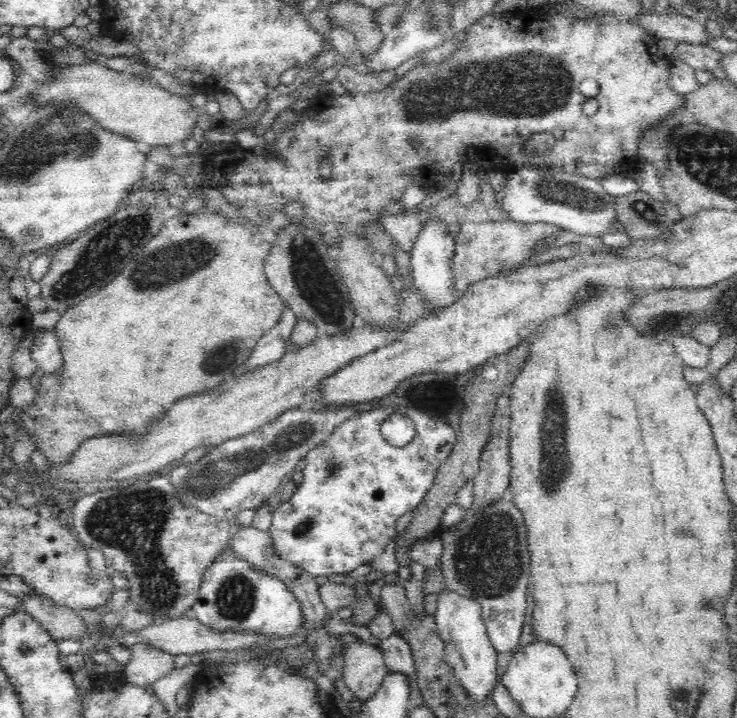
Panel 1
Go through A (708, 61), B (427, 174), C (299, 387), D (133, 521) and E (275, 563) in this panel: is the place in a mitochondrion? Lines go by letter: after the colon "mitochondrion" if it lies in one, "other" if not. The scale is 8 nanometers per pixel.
A: other
B: other
C: other
D: mitochondrion
E: other

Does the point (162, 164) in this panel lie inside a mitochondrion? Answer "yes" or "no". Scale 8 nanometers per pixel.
no

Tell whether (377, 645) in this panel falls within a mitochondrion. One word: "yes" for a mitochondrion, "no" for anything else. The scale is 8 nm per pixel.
no

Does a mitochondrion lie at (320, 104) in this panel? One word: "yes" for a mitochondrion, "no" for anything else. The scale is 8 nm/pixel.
no

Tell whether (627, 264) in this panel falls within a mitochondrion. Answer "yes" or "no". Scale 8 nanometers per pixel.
no

